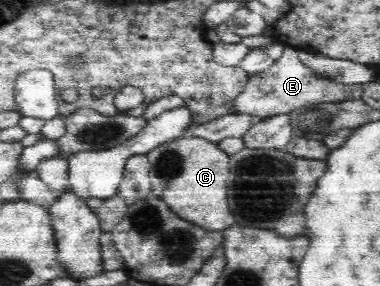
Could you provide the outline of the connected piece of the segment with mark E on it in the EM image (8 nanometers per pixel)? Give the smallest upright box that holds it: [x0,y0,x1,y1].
[225,46,363,117]

